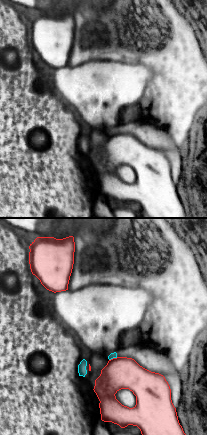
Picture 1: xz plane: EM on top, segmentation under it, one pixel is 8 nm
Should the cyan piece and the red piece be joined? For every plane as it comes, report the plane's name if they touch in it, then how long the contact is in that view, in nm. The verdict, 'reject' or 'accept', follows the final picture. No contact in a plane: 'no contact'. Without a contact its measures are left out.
meets cyan in xz; contact 80 nm long

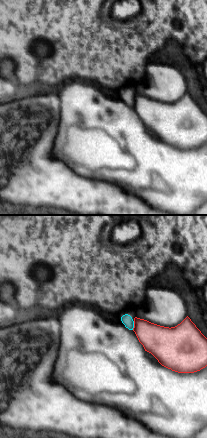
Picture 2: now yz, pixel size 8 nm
meets cyan in yz; contact 70 nm long

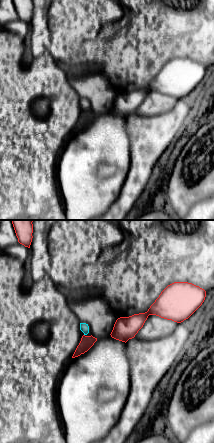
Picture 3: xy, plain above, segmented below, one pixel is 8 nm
no contact

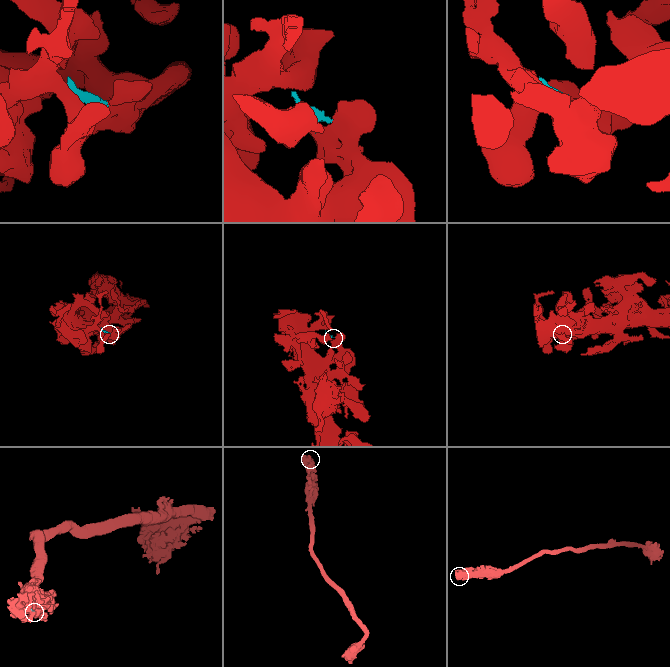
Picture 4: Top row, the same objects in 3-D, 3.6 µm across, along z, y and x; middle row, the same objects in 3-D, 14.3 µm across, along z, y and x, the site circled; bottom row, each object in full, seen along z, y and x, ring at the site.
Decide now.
reject

